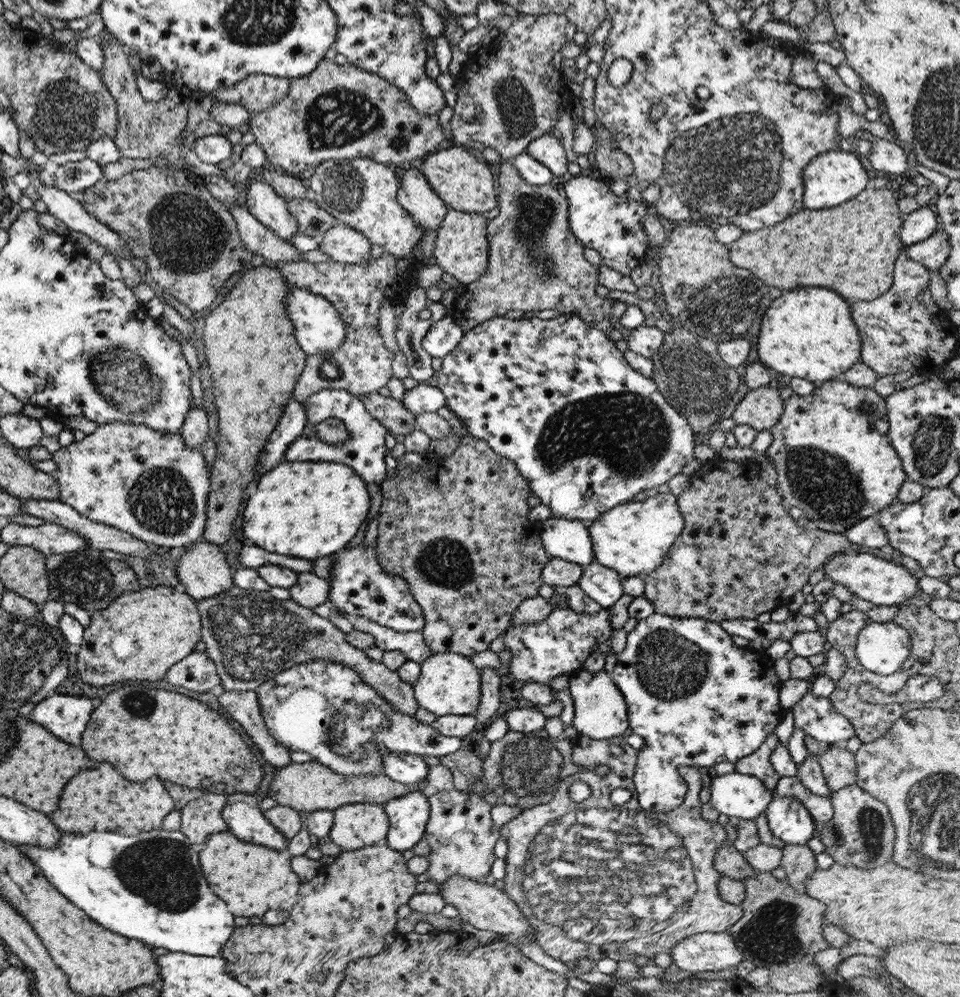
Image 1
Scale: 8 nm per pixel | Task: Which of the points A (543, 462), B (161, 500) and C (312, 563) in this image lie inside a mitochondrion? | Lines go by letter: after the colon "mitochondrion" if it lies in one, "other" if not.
A: mitochondrion
B: mitochondrion
C: other

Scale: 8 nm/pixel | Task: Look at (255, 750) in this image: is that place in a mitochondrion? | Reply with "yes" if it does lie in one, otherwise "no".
no

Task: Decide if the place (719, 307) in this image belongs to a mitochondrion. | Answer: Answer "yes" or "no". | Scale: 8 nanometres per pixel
yes

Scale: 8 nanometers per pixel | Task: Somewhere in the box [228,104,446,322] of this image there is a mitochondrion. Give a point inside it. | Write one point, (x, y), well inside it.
(344, 188)

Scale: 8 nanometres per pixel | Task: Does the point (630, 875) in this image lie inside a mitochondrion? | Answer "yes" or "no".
yes

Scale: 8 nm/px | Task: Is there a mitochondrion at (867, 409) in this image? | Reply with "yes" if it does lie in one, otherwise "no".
yes

